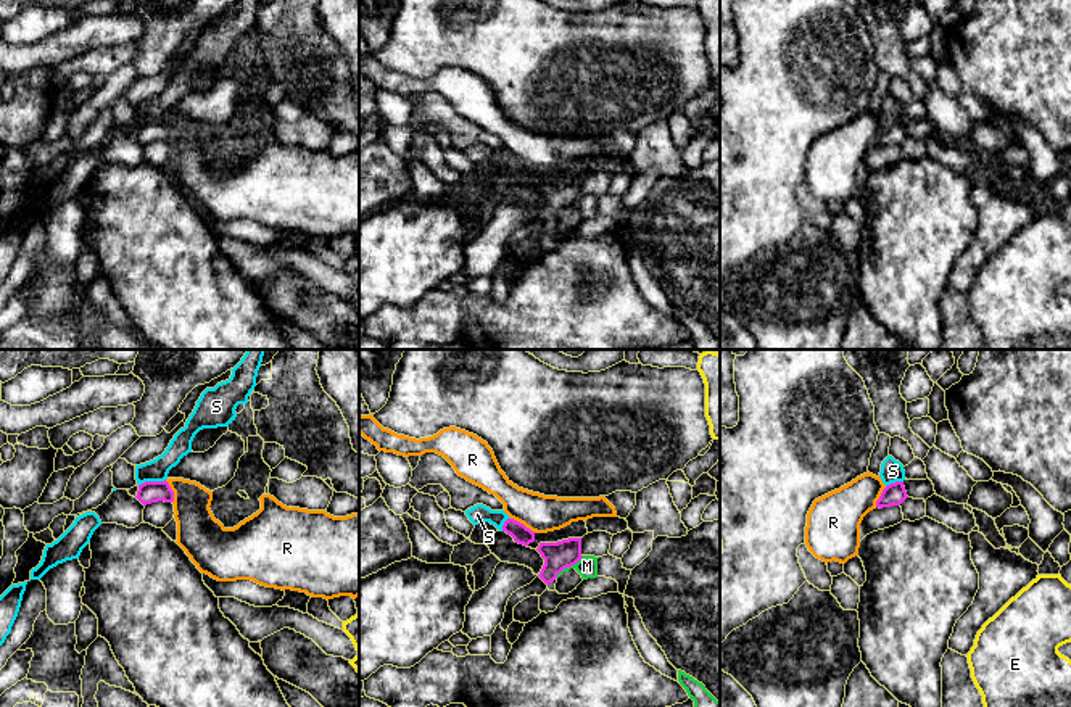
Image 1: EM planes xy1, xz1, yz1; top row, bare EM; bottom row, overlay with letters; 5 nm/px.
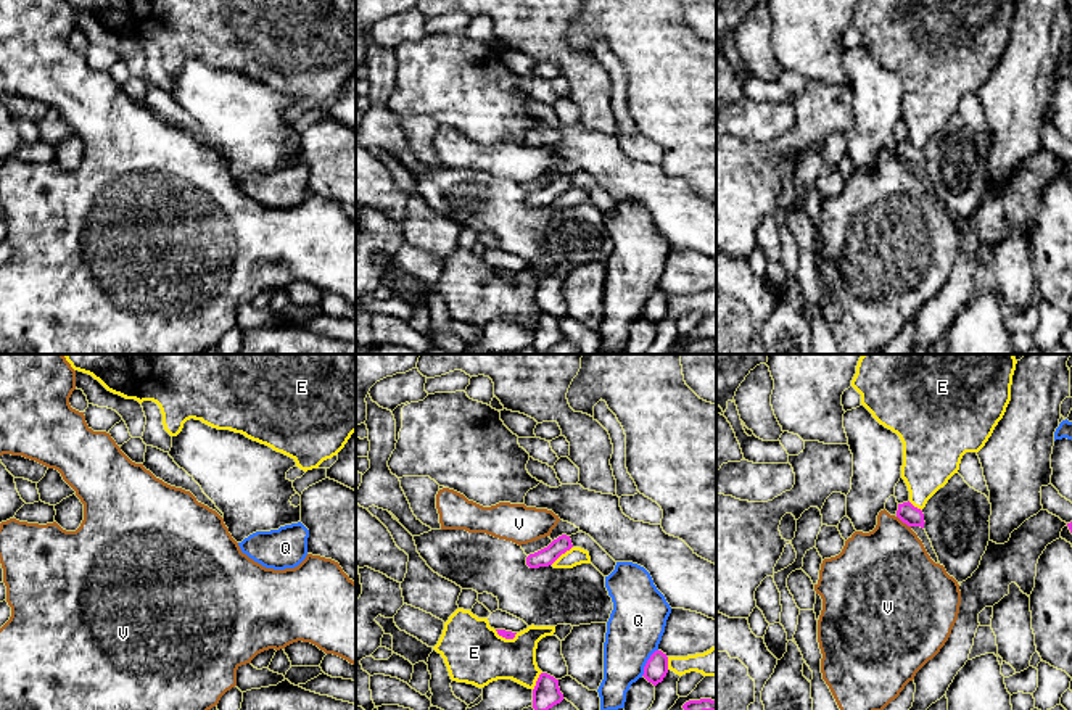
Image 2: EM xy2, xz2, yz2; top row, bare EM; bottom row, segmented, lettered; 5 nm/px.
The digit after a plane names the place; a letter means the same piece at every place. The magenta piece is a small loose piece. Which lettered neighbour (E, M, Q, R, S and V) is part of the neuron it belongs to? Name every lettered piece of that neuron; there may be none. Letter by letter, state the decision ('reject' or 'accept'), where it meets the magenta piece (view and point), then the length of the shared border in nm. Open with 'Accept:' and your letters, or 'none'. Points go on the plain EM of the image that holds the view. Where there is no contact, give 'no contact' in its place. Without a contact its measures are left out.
Accept: V
E: reject; contact xz2 (560, 194); length 140 nm
M: reject; contact xz1 (569, 205); length 180 nm
Q: reject; contact xz2 (647, 301); length 160 nm
R: reject; contact xz1 (522, 163); length 140 nm
S: reject; contact xy1 (152, 121); length 140 nm
V: accept; contact yz2 (903, 161); length 90 nm

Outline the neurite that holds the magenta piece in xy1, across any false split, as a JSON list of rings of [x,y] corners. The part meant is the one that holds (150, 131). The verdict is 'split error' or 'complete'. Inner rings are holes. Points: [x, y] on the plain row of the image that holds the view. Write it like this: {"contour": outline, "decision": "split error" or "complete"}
{"contour": [[[145,121],[139,124],[139,130],[135,135],[143,145],[164,140],[174,140],[174,130],[171,129],[169,122],[164,121]]], "decision": "complete"}

